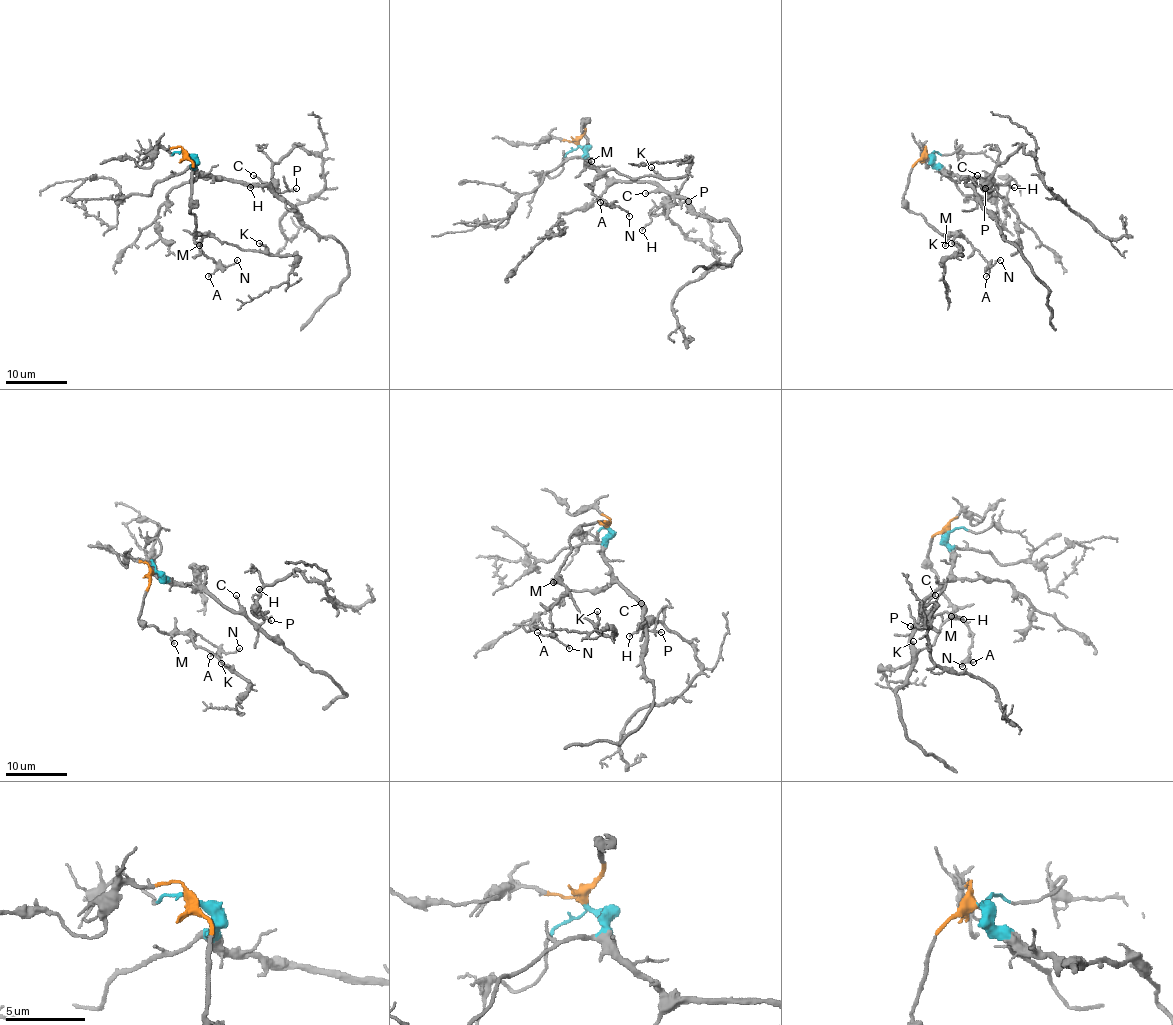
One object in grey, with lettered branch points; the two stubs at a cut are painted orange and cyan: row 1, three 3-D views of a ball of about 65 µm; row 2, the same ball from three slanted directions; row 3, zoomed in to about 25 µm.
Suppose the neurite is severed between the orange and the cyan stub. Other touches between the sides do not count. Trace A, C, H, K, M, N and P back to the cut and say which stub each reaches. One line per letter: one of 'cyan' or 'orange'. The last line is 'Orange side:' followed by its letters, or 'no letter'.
A: orange
C: cyan
H: cyan
K: orange
M: orange
N: orange
P: cyan
Orange side: A, K, M, N

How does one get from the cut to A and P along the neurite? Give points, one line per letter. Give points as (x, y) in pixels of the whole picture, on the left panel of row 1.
A: (186, 156), (192, 165), (190, 212), (195, 219), (195, 231), (206, 234), (201, 249), (216, 265), (209, 277)
P: (186, 156), (193, 160), (193, 168), (198, 172), (218, 179), (267, 185), (281, 199), (278, 194), (296, 188)

